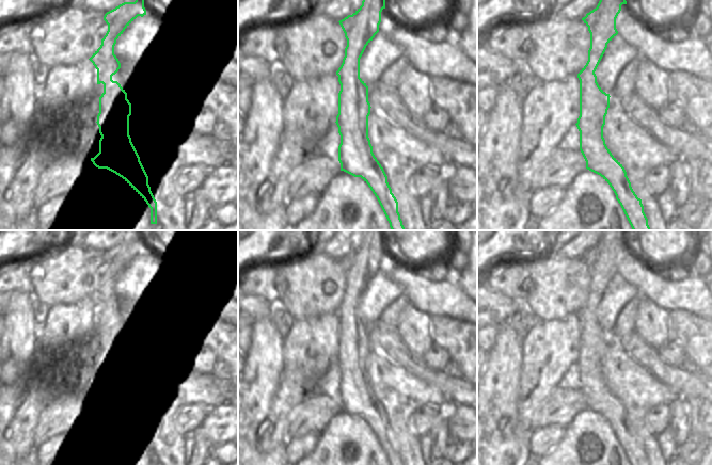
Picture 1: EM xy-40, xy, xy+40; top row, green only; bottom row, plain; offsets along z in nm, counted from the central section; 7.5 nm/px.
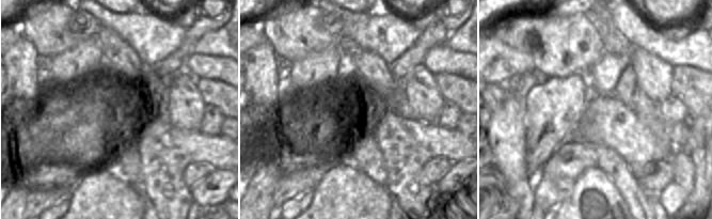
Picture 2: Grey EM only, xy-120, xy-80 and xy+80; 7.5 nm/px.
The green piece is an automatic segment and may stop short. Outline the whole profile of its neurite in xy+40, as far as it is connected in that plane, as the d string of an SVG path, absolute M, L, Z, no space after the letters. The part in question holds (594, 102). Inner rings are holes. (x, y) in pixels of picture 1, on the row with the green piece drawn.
M600 0L597 7L582 18L590 33L590 48L588 50L588 61L577 74L580 80L580 116L575 125L580 131L580 150L586 161L586 169L600 175L610 185L633 230L650 230L642 199L633 191L624 167L612 155L605 144L603 127L610 108L611 96L599 86L595 74L607 44L618 34L616 18L621 11L622 4L627 4L627 1Z

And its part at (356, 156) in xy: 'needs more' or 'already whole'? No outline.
already whole

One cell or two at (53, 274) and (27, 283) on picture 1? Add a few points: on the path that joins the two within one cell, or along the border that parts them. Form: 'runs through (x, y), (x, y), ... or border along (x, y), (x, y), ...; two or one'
border along (29, 262), (33, 293); two

